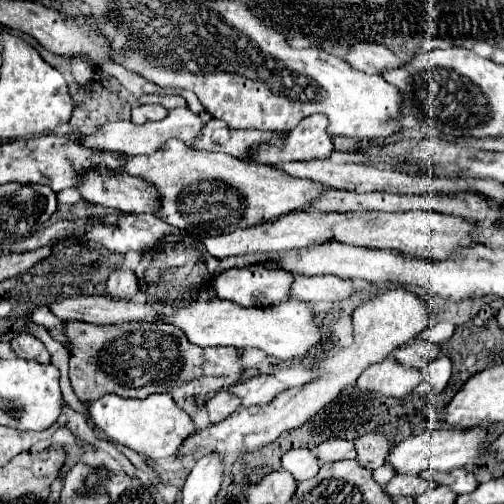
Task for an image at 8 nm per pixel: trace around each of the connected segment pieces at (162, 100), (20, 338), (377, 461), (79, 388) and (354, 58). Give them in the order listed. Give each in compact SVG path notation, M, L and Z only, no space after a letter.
M142 96L138 102L140 104L160 104L166 110L184 108L186 106L186 100L182 96Z
M22 332L16 338L12 338L10 346L18 358L34 360L38 364L50 364L50 354L48 354L46 346L28 332Z
M364 434L356 440L356 460L370 470L386 464L386 458L392 450L392 442L384 434Z
M64 322L64 334L70 340L70 382L80 402L88 402L104 394L148 398L150 394L168 394L174 384L190 382L194 378L238 378L242 372L238 364L240 350L230 346L194 346L186 340L180 328L170 324L120 322L98 326L88 322Z
M368 42L352 44L348 48L344 60L352 68L368 72L368 74L380 74L382 68L396 68L396 66L404 64L386 46L382 46L382 44L368 44Z

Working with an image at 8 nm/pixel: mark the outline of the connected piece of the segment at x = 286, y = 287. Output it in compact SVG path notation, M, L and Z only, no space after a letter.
M252 264L220 272L214 278L214 292L240 306L274 306L288 300L292 280L288 272Z

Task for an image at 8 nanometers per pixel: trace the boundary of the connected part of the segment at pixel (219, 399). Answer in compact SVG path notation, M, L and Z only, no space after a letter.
M220 390L214 398L206 402L206 410L210 416L210 422L222 422L226 416L230 416L234 410L238 410L238 398L230 396L228 390Z

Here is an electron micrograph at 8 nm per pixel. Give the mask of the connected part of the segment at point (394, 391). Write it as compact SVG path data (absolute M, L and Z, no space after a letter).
M388 358L384 362L368 366L356 380L356 388L370 394L402 398L412 392L420 378L422 378L420 370L402 368L402 364Z

